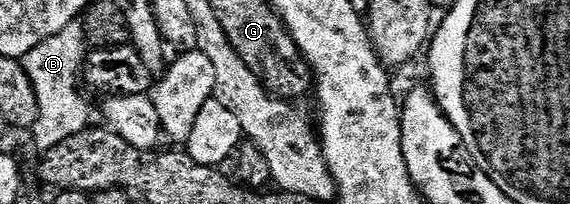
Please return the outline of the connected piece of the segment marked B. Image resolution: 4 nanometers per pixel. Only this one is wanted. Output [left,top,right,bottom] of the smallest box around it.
[21,21,91,152]

